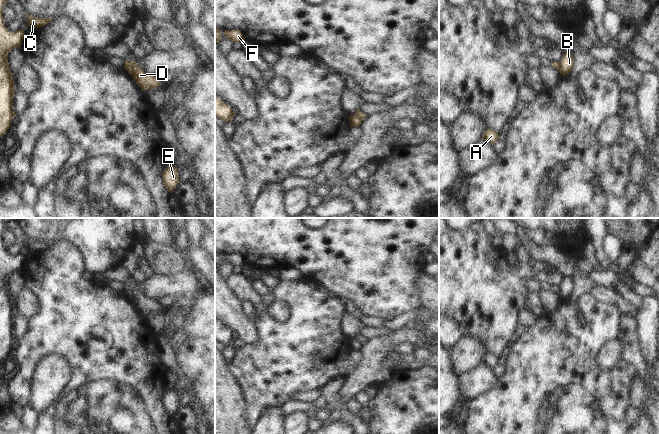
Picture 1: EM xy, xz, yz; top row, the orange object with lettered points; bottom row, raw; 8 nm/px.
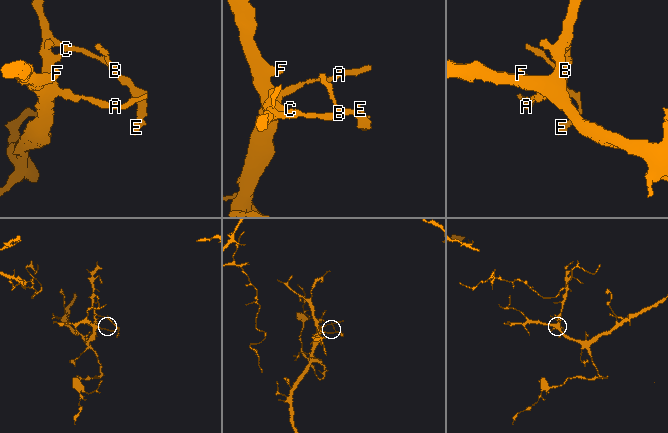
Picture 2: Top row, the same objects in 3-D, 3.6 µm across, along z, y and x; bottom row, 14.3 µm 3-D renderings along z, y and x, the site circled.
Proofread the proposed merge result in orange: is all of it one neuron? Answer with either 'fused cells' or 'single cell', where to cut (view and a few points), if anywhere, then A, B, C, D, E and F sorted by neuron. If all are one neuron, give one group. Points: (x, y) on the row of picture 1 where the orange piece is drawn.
fused cells; cut xy (135, 62), (132, 65), (131, 73); groups A B C F / D E

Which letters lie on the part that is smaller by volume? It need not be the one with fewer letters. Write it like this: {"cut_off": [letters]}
{"cut_off": ["D", "E"]}

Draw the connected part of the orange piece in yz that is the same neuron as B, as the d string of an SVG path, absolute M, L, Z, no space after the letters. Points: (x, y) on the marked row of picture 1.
M565 52L560 63L562 76L569 75L574 67L574 56L571 53Z

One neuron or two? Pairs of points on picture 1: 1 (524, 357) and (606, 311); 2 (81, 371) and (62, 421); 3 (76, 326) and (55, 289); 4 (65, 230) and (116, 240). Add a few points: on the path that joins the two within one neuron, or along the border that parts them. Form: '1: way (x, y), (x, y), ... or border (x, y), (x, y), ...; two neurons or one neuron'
1: way (545, 357), (555, 352), (566, 352), (586, 332); one neuron
2: way (81, 383), (81, 395), (70, 409); one neuron
3: way (74, 317), (64, 297); one neuron
4: way (78, 230), (101, 230), (103, 232); one neuron

